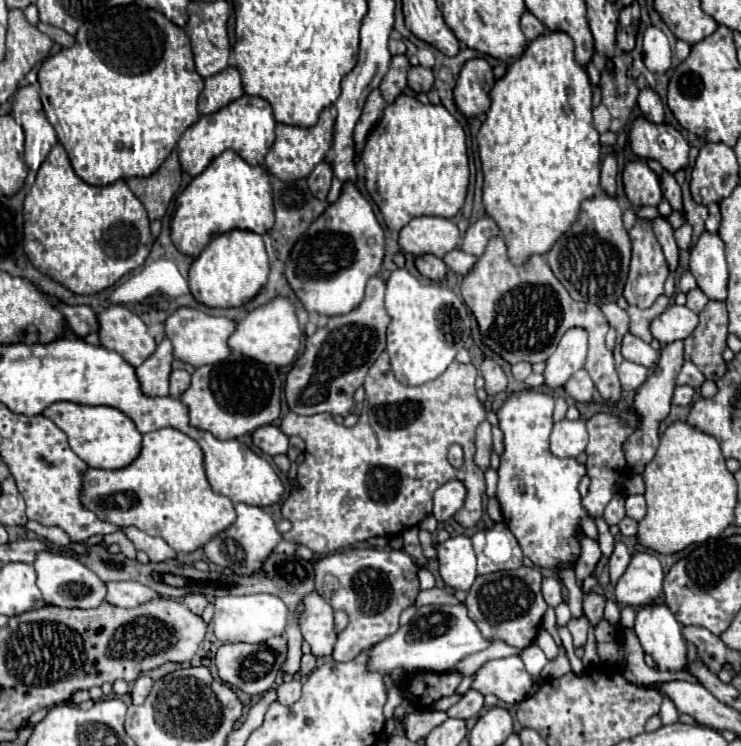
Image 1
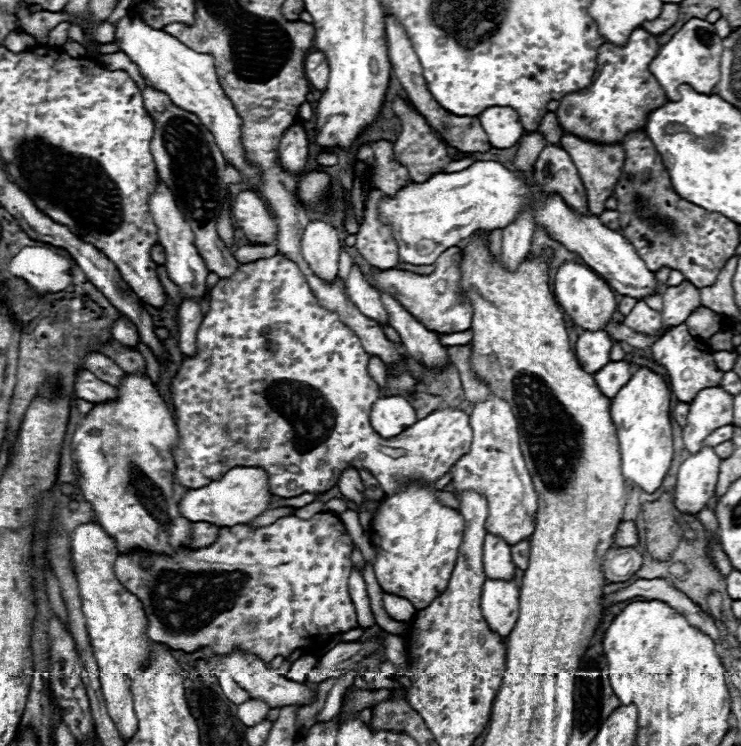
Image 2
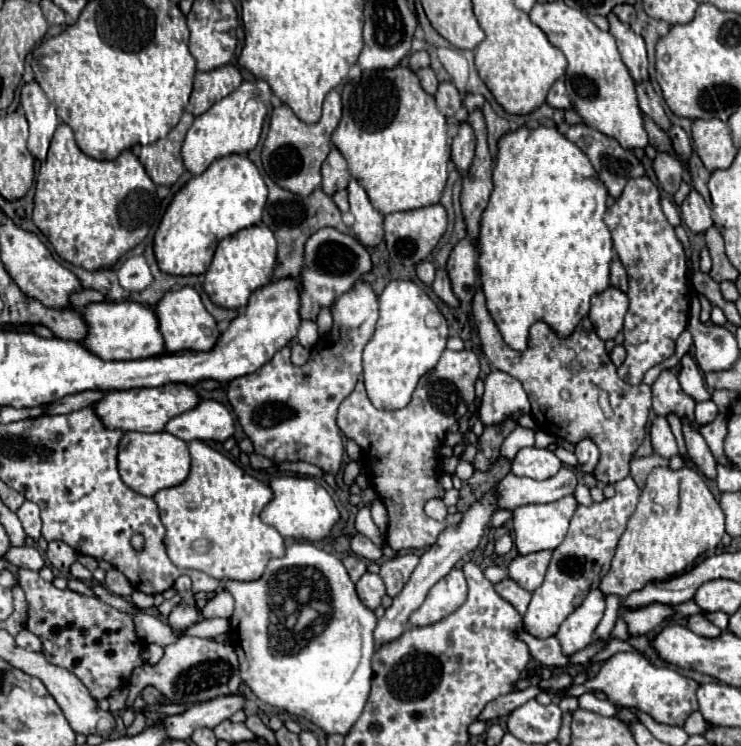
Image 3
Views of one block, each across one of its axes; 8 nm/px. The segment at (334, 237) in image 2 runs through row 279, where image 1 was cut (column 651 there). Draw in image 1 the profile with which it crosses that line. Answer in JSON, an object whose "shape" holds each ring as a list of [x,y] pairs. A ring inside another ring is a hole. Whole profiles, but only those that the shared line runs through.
{"shape":[[[672,304],[658,318],[654,318],[654,322],[650,324],[650,332],[664,346],[674,340],[688,338],[696,324],[698,316],[692,310],[688,310],[686,306]]]}

